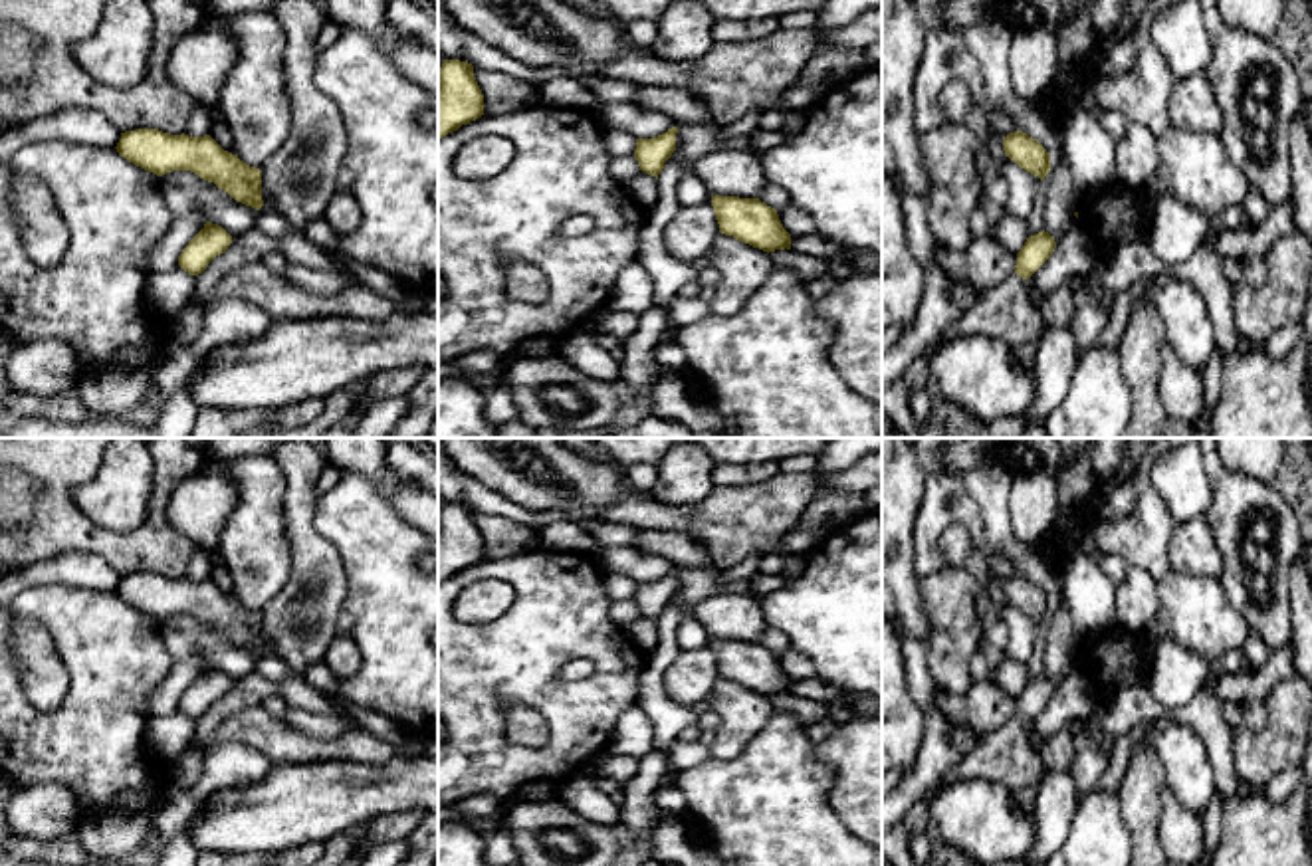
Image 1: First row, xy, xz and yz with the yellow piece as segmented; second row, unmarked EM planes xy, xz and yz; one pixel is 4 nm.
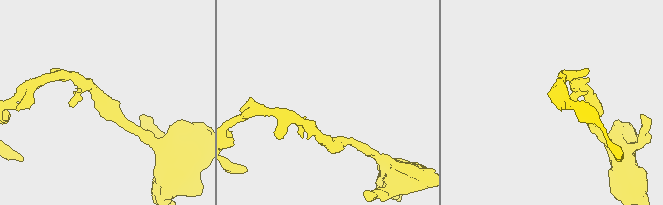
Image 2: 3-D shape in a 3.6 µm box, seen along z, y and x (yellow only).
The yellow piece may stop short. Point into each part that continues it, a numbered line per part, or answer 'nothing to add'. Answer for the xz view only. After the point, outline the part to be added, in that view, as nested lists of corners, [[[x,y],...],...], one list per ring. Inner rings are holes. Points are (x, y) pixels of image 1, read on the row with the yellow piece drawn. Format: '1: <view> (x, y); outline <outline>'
nothing to add

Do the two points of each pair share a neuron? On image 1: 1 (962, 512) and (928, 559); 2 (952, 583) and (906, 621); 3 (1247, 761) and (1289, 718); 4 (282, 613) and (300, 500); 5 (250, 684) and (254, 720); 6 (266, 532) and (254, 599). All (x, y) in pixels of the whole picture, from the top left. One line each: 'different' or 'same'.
1: same
2: different
3: same
4: same
5: different
6: same

